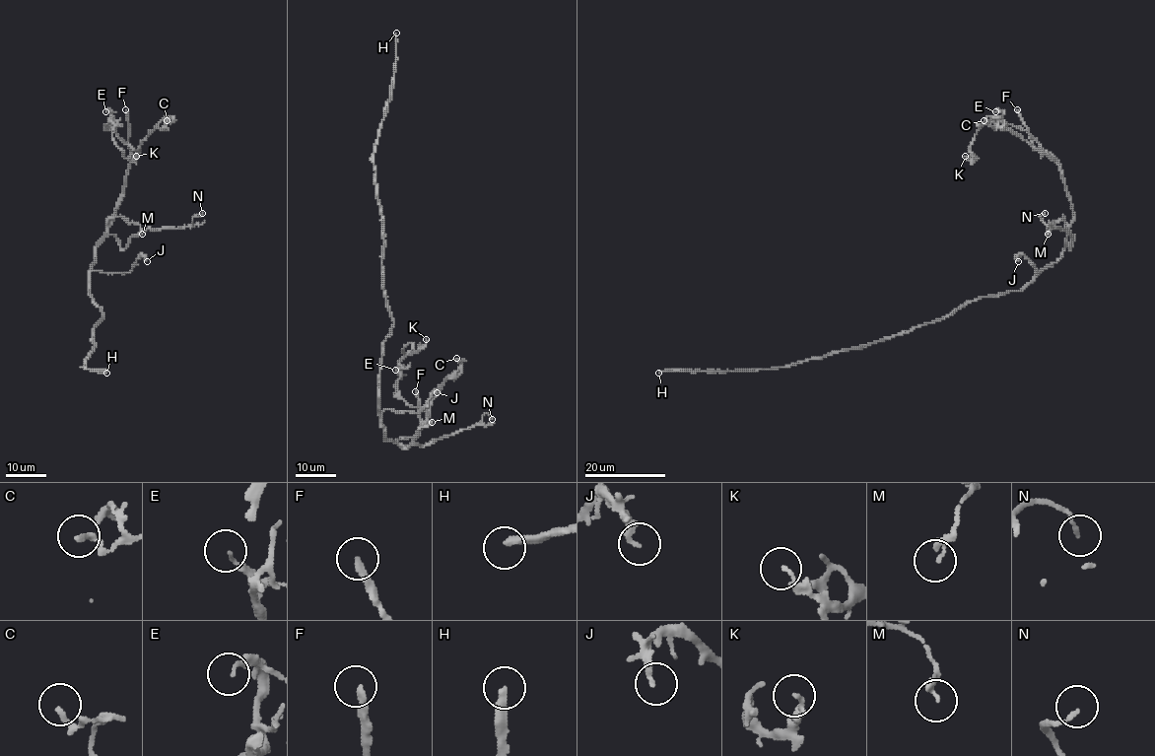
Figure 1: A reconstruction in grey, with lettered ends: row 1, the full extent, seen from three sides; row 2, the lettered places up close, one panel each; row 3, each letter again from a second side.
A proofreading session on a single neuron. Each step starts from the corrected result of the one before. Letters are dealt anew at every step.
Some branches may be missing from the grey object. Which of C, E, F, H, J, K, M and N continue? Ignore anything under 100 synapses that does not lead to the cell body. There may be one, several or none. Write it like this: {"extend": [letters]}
{"extend": ["F", "H"]}

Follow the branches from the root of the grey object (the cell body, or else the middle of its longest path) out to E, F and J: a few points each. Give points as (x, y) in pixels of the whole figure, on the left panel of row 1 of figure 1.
E: (91, 296), (98, 241), (138, 155), (106, 124), (110, 119), (105, 111)
F: (91, 296), (90, 271), (95, 250), (121, 194), (132, 156), (125, 109)
J: (91, 296), (92, 271), (127, 273), (142, 254), (147, 261)

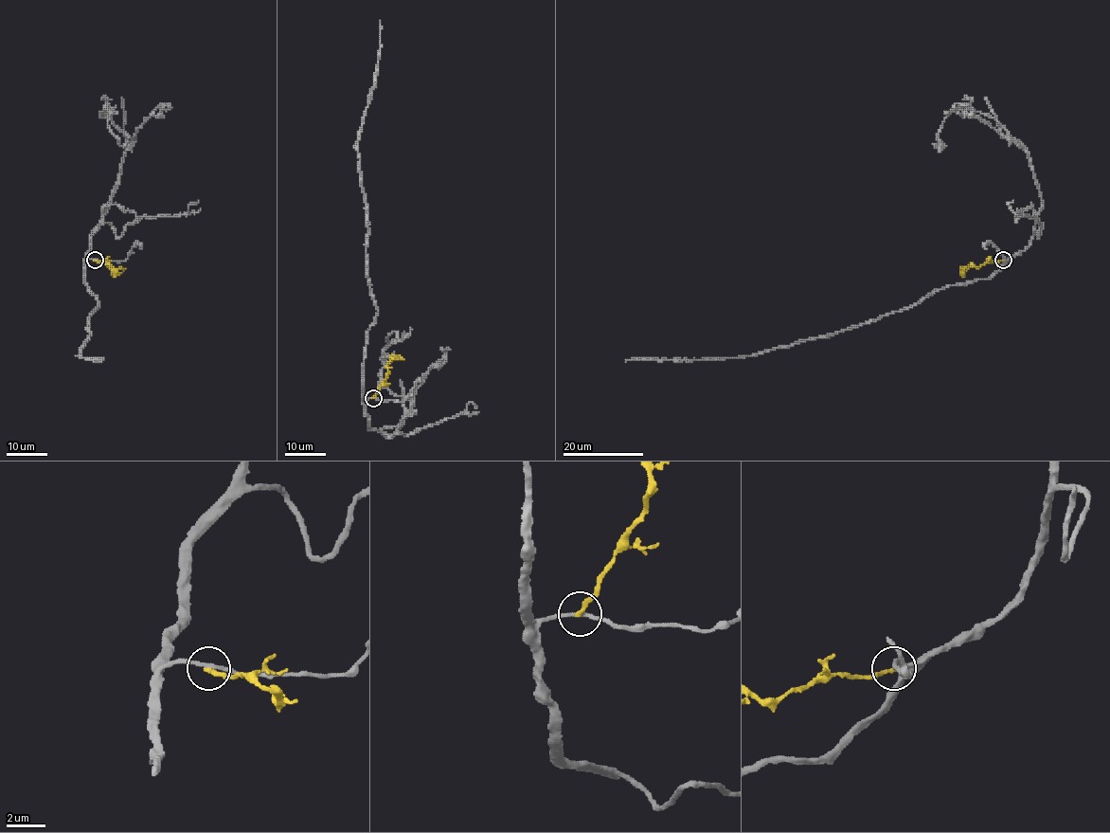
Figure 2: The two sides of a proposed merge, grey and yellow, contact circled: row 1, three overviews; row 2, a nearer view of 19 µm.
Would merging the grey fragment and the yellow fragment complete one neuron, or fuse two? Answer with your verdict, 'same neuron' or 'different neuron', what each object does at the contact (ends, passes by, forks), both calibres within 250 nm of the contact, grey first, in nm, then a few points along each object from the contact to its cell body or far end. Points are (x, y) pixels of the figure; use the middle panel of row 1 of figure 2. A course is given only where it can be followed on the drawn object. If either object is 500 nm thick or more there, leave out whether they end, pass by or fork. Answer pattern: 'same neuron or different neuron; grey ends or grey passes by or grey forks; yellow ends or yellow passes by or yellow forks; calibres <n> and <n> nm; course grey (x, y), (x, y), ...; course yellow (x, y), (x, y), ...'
different neuron; grey passes by; yellow ends; calibres 190 and 220 nm; course grey (373, 398), (363, 398), (367, 331), (377, 308), (367, 272), (367, 205), (358, 151), (374, 84), (380, 20); course yellow (373, 398), (386, 377), (389, 361), (395, 355), (403, 360)

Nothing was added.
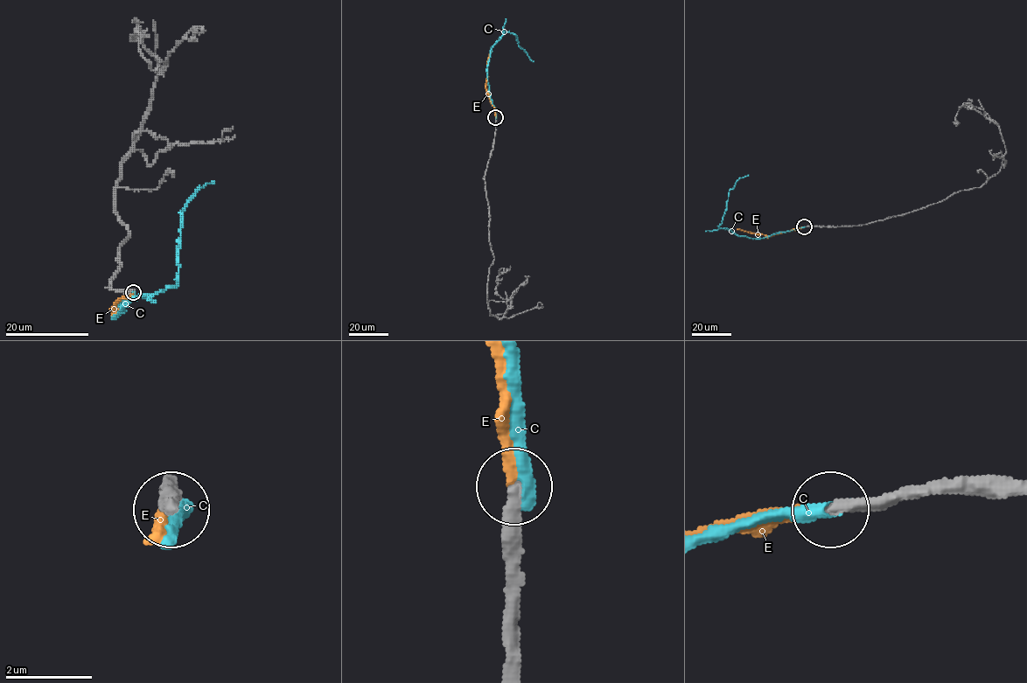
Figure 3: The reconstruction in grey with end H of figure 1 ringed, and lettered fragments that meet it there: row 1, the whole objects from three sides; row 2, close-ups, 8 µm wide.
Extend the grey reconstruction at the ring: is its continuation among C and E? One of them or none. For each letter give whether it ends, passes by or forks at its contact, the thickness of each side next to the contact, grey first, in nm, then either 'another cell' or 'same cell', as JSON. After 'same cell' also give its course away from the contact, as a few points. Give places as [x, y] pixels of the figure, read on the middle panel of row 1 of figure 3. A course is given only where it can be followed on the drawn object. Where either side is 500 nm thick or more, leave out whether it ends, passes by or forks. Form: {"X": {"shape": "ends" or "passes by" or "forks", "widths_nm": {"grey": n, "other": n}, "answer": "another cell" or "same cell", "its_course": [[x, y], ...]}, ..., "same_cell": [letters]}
{"C": {"shape": "ends", "widths_nm": {"grey": 360, "other": 360}, "answer": "another cell"}, "E": {"shape": "ends", "widths_nm": {"grey": 320, "other": 280}, "answer": "same cell", "its_course": [[496, 117], [485, 87], [487, 61], [492, 50]]}, "same_cell": ["E"]}

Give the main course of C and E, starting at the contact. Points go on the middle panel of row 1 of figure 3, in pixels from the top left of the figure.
C: (496, 117), (486, 75), (490, 49), (505, 31), (510, 32), (517, 36), (518, 45), (534, 61)
E: (496, 117), (485, 87), (487, 61), (492, 50)

